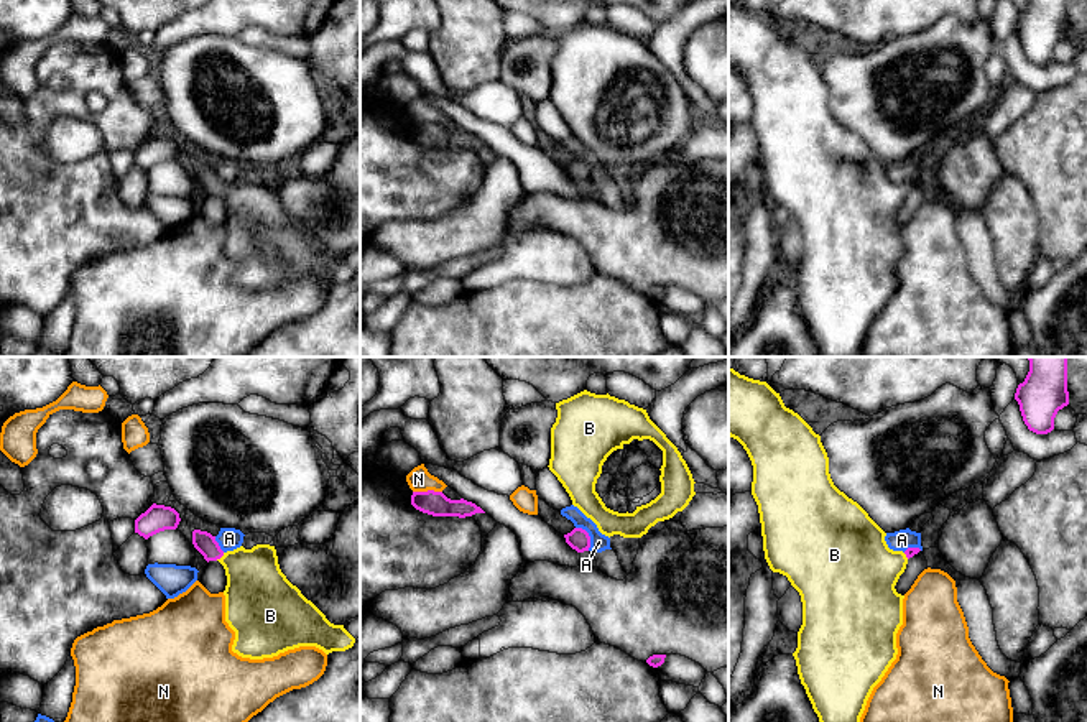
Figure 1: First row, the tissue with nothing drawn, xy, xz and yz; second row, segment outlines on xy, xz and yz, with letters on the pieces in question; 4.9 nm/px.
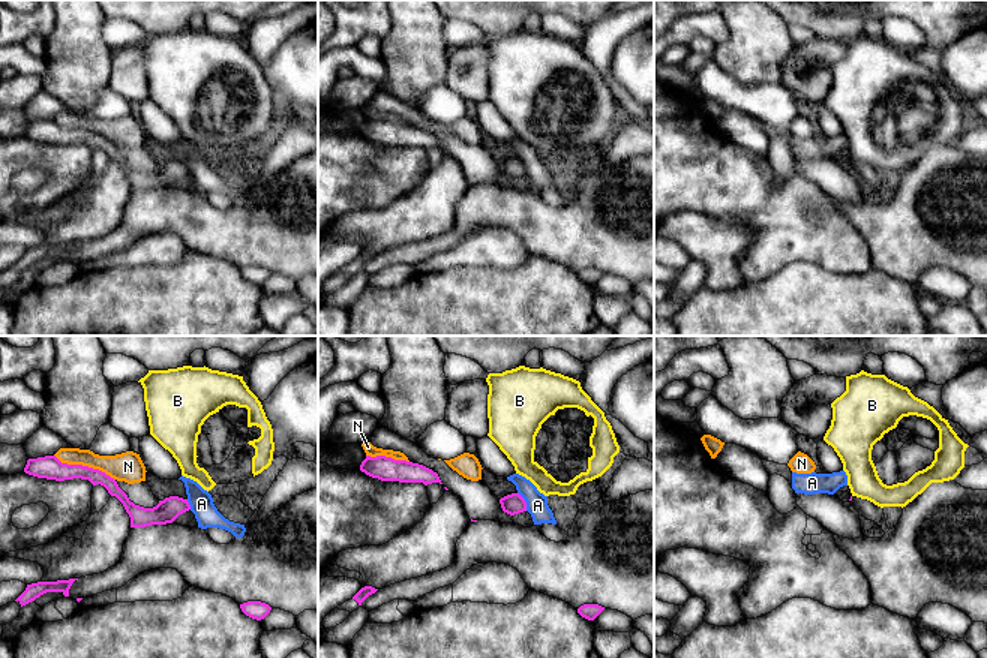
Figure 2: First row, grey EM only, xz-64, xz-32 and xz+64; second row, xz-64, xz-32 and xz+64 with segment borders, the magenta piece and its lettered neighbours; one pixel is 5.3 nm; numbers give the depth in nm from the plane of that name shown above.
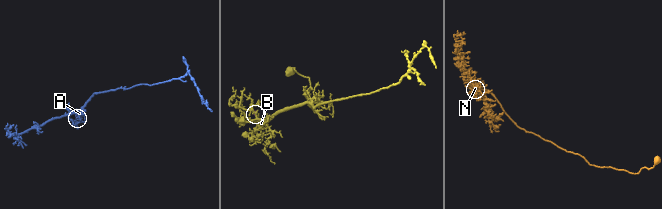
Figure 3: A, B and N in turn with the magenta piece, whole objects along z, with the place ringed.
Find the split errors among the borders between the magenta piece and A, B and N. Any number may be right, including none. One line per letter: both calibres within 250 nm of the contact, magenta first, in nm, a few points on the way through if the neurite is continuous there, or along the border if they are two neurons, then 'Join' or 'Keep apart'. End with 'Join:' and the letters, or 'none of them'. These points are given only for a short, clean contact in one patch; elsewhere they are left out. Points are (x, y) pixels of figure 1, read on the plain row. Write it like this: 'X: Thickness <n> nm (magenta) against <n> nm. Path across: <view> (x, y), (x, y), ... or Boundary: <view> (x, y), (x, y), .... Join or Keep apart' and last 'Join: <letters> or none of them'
A: Thickness 110 nm (magenta) against 90 nm. Boundary: xz (576, 158), (587, 165), (589, 181). Keep apart
B: Thickness 100 nm (magenta) against 320 nm. Path across: xy (204, 175), (219, 189), (257, 224). Join
N: Thickness 120 nm (magenta) against 110 nm. Keep apart
Join: B

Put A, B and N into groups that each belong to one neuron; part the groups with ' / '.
A / B / N

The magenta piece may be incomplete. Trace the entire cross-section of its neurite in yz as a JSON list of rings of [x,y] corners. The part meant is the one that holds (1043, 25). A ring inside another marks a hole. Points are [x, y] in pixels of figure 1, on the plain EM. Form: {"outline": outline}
{"outline": [[[1029,0],[1015,31],[1029,62],[1051,64],[1057,43],[1069,36],[1067,0]]]}

